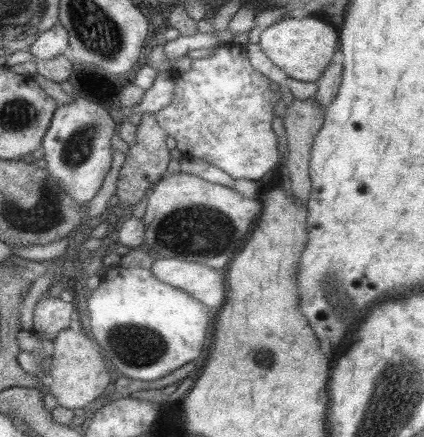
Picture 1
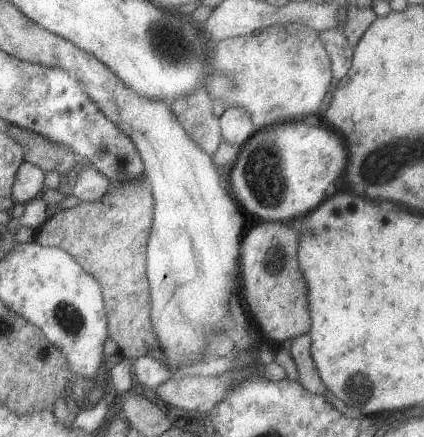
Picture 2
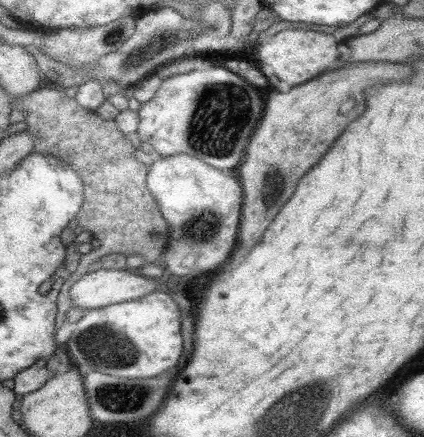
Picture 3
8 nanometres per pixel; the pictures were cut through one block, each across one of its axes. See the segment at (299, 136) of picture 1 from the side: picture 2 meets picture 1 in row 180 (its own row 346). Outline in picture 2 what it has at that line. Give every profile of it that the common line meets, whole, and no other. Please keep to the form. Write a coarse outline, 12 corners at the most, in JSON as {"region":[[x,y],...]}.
{"region":[[311,336],[287,344],[299,384],[313,396],[329,390],[311,358]]}

